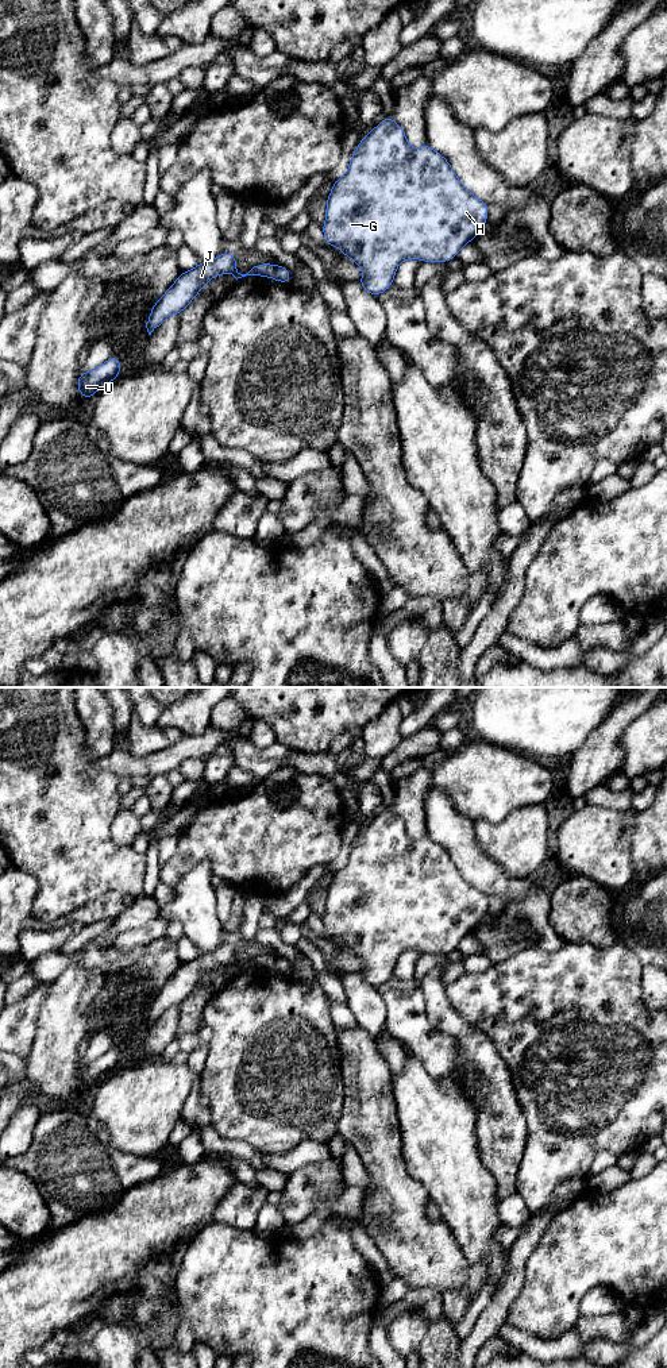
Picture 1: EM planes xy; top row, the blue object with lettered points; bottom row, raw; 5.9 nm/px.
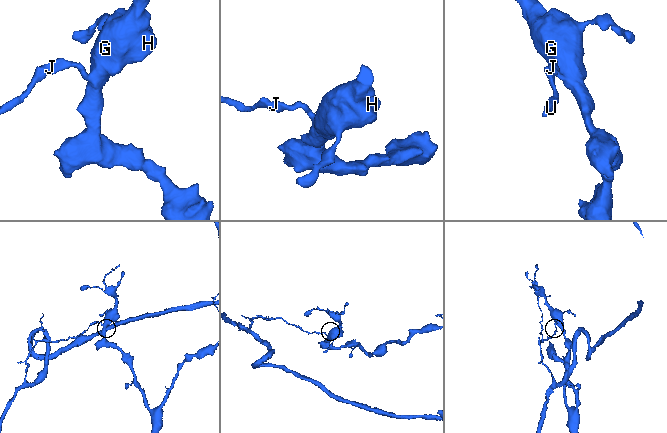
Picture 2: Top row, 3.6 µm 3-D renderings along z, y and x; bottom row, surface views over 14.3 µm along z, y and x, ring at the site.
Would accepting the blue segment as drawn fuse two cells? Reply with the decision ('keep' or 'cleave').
cleave

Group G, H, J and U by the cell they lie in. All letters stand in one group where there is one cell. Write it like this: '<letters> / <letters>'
G H / J U

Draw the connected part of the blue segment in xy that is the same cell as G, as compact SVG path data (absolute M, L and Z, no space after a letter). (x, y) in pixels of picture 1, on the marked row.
M386 116L370 134L362 136L347 173L332 185L325 211L321 227L325 243L339 247L342 255L362 267L363 275L358 282L366 293L377 297L393 286L397 267L405 259L448 262L456 258L459 250L485 227L489 205L464 188L450 162L429 144L412 149L404 128Z

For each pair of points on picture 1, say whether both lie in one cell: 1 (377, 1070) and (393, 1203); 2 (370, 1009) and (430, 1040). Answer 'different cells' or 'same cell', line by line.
1: same cell
2: different cells

